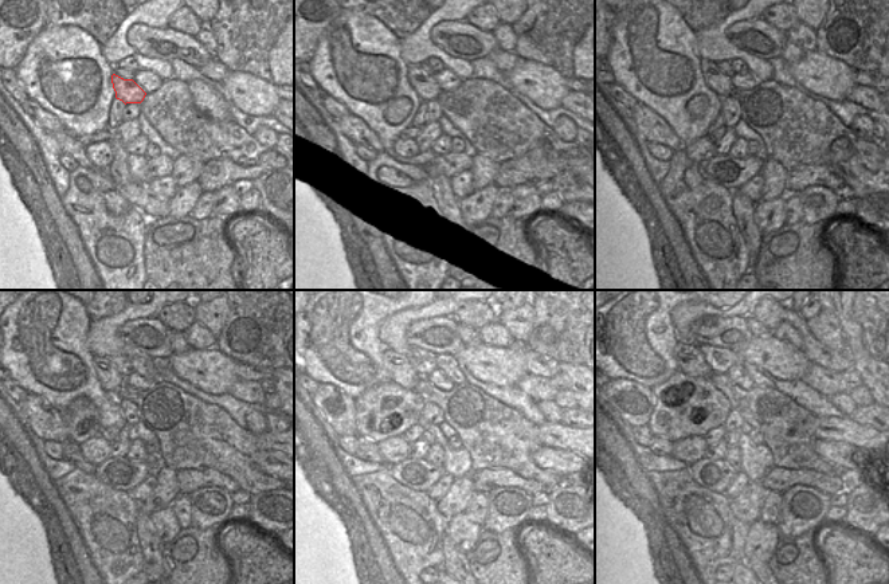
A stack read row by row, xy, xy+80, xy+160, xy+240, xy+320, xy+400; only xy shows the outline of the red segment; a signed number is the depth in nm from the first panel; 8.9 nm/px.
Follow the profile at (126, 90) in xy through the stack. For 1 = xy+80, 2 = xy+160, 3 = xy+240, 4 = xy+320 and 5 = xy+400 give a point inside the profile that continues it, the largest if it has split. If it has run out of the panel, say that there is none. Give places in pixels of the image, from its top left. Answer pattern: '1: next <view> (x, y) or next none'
1: next xy+80 (425, 86)
2: next xy+160 (719, 82)
3: next xy+240 (110, 380)
4: next xy+320 (400, 371)
5: next xy+400 (690, 361)

